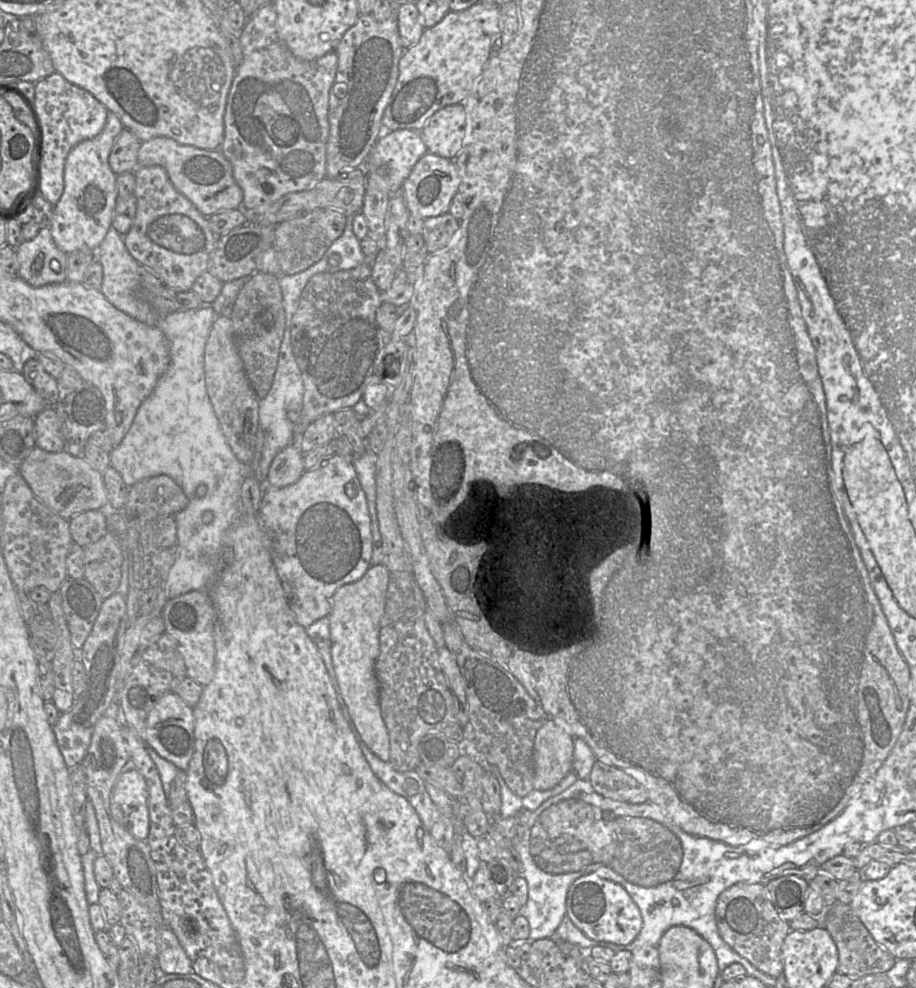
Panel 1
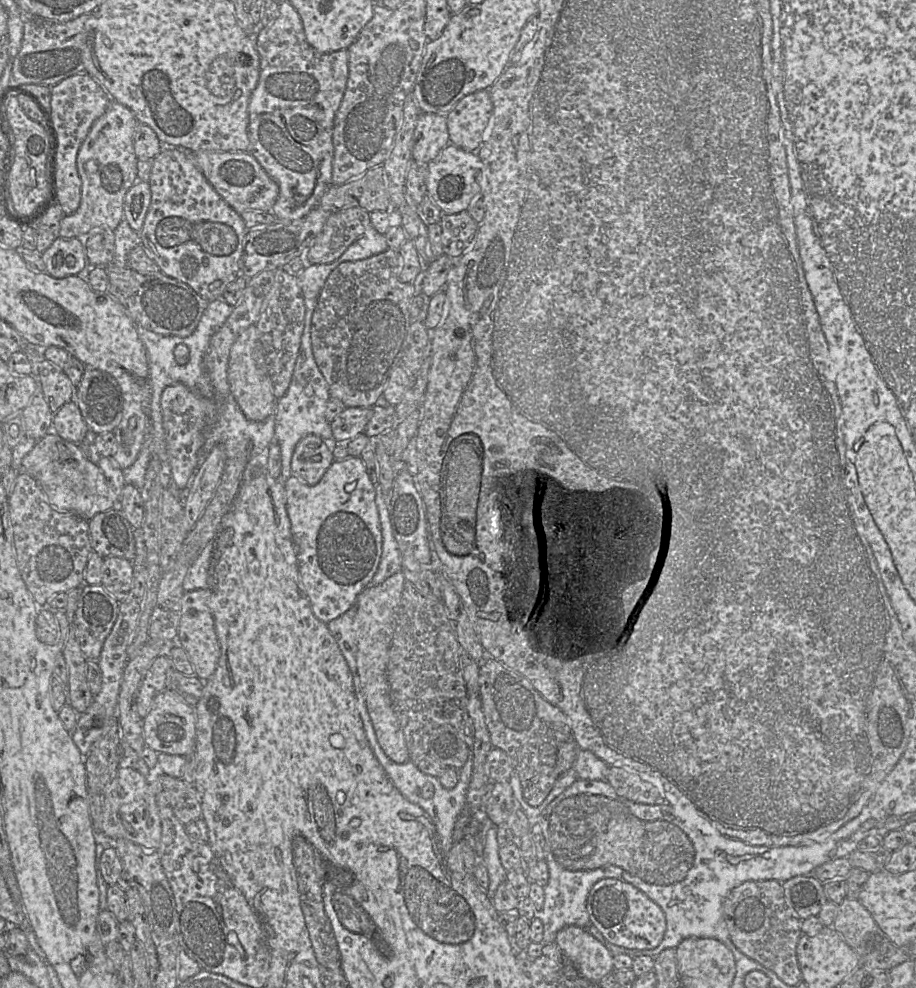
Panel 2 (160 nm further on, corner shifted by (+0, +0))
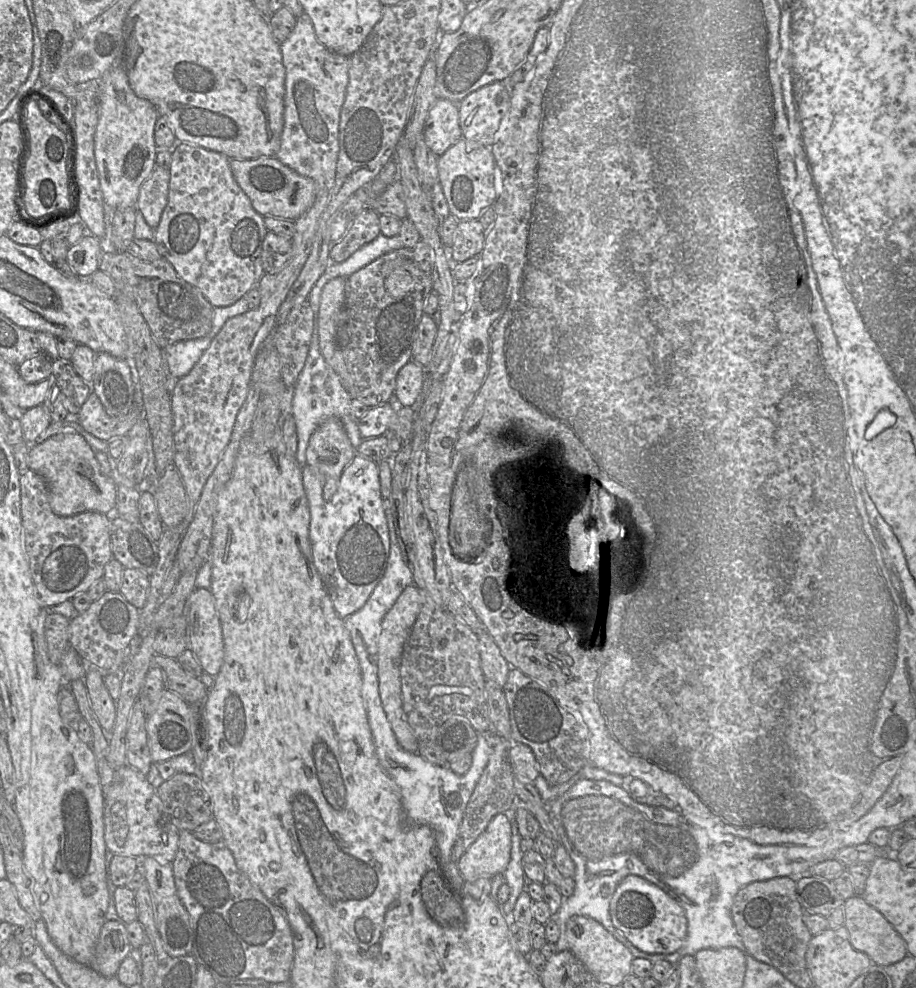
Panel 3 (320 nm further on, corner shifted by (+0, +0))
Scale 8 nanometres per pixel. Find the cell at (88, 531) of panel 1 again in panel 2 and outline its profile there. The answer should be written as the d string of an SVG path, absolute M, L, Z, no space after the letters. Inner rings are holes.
M117 507L96 514L89 520L93 550L102 557L120 557L132 562L136 556L134 527Z

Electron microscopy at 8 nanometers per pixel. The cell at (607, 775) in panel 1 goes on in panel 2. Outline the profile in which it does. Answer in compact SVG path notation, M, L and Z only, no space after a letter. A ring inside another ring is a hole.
M609 767L606 781L619 796L640 804L664 803L658 789L622 767Z

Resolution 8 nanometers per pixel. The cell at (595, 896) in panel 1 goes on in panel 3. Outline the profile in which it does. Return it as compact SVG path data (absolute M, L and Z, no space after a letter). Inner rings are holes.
M626 876L617 886L609 906L614 927L637 949L648 954L675 953L687 937L687 917L683 907L664 890L636 876Z

